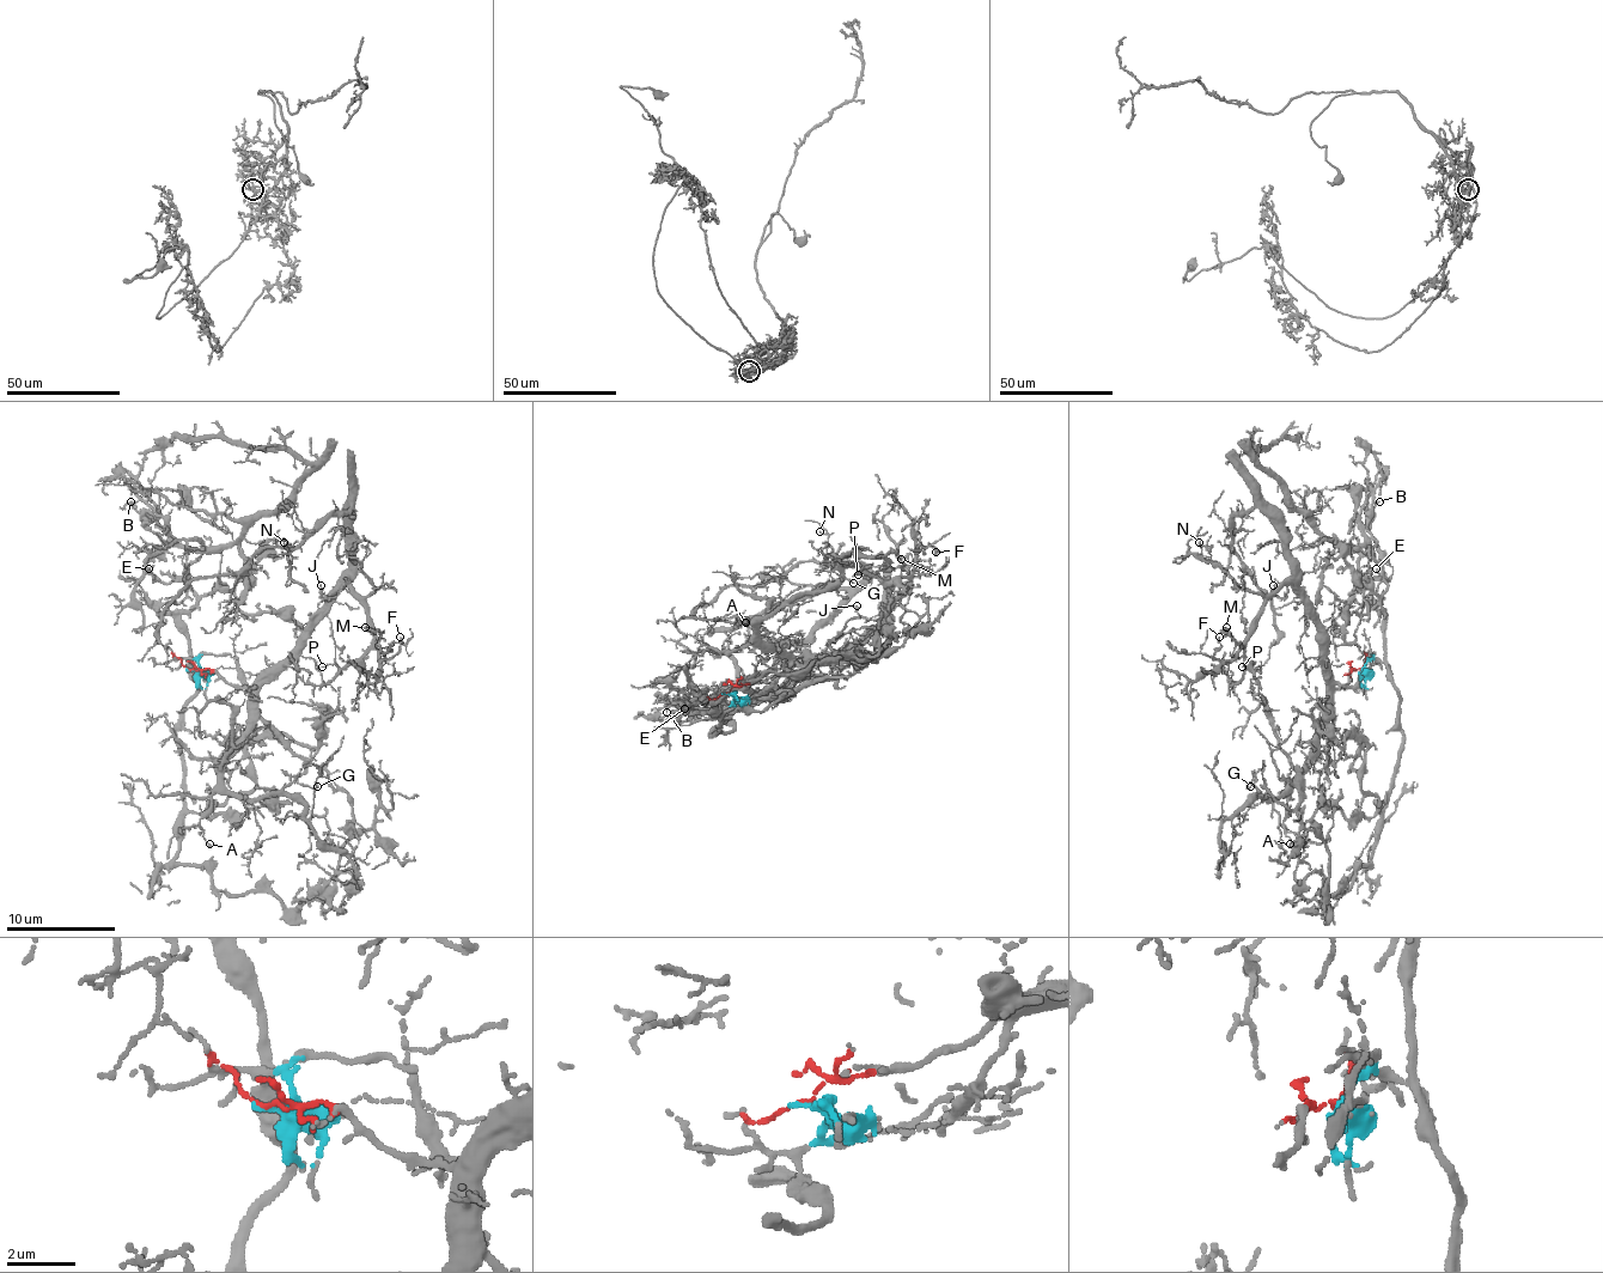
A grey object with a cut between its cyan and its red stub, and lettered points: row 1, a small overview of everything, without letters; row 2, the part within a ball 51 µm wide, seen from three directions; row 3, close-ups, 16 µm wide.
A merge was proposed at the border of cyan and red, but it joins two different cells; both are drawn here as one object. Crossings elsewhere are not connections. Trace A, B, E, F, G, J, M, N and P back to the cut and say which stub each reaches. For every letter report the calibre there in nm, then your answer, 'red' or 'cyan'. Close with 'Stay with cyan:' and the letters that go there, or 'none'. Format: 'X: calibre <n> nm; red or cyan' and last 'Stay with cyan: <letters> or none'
A: calibre 120 nm; red
B: calibre 150 nm; cyan
E: calibre 120 nm; cyan
F: calibre 120 nm; red
G: calibre 110 nm; red
J: calibre 170 nm; red
M: calibre 150 nm; red
N: calibre 100 nm; red
P: calibre 80 nm; red
Stay with cyan: B, E

